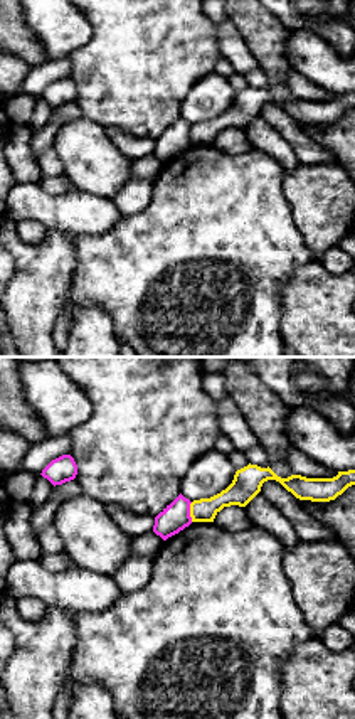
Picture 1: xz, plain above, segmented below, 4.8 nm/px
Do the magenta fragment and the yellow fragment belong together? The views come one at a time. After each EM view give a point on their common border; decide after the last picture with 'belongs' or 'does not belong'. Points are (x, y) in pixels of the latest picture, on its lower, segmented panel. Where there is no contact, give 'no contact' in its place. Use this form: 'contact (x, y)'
contact (189, 512)

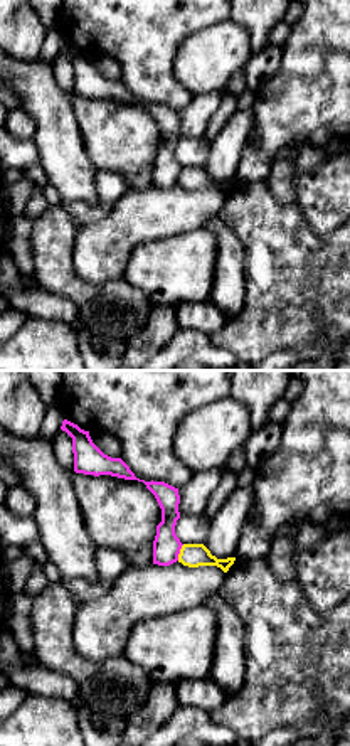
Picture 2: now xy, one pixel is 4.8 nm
contact (179, 553)

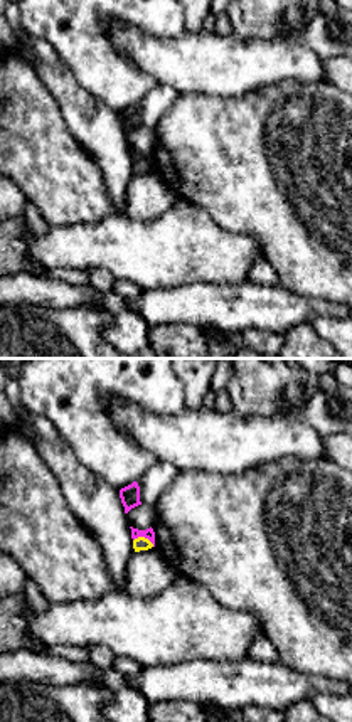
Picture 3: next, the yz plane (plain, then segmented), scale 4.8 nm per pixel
contact (144, 536)

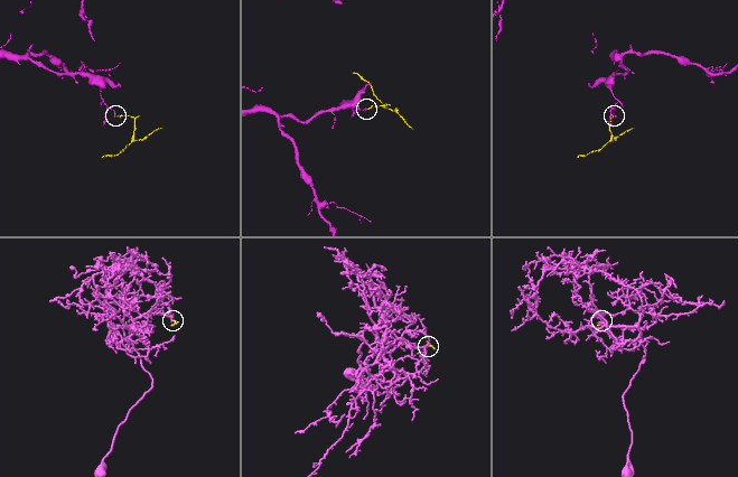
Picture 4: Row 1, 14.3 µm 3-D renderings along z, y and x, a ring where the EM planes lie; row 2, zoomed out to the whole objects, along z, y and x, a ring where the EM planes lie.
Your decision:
does not belong

